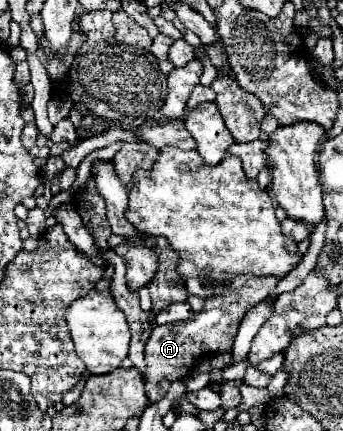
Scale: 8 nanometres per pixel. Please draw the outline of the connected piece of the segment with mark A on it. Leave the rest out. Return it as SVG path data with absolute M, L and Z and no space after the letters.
M238 275L232 279L230 285L222 287L222 293L214 299L208 299L204 309L196 313L192 319L182 323L168 323L168 325L156 325L150 333L150 339L144 347L144 359L146 359L146 375L144 375L144 387L150 403L160 401L170 383L176 379L186 377L186 365L192 363L194 357L216 353L216 351L230 351L238 325L246 311L266 299L270 291L278 285L280 279L274 279L274 275L262 275L258 279L256 275Z

